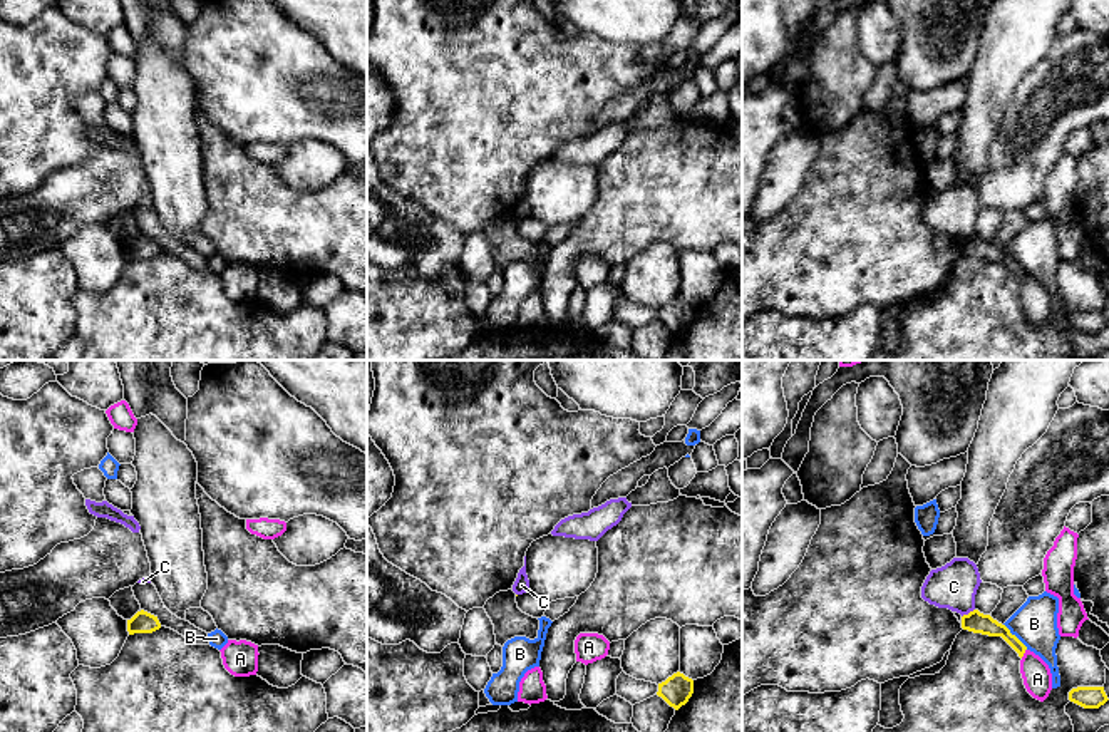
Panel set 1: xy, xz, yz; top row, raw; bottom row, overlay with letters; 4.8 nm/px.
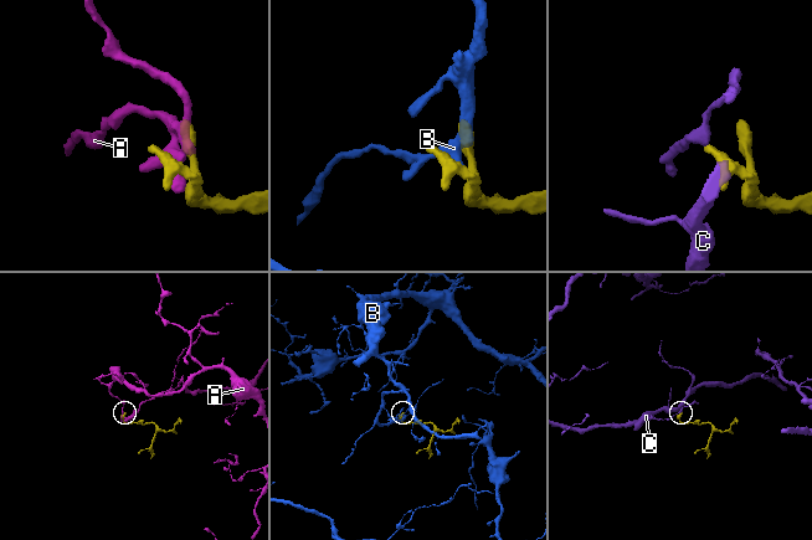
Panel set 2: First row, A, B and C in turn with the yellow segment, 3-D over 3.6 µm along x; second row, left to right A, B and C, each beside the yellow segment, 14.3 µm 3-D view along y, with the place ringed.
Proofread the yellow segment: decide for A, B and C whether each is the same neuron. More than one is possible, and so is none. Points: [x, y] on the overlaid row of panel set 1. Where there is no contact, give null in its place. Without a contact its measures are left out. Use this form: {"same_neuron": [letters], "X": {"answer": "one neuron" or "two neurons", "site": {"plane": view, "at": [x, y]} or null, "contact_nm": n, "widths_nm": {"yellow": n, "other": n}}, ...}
{"same_neuron": [], "A": {"answer": "two neurons", "site": {"plane": "yz", "at": [1024, 652]}, "contact_nm": 50, "widths_nm": {"yellow": 100, "other": 140}}, "B": {"answer": "two neurons", "site": {"plane": "yz", "at": [1016, 637]}, "contact_nm": 170, "widths_nm": {"yellow": 100, "other": 220}}, "C": {"answer": "two neurons", "site": {"plane": "yz", "at": [969, 613]}, "contact_nm": 80, "widths_nm": {"yellow": 100, "other": 220}}}

